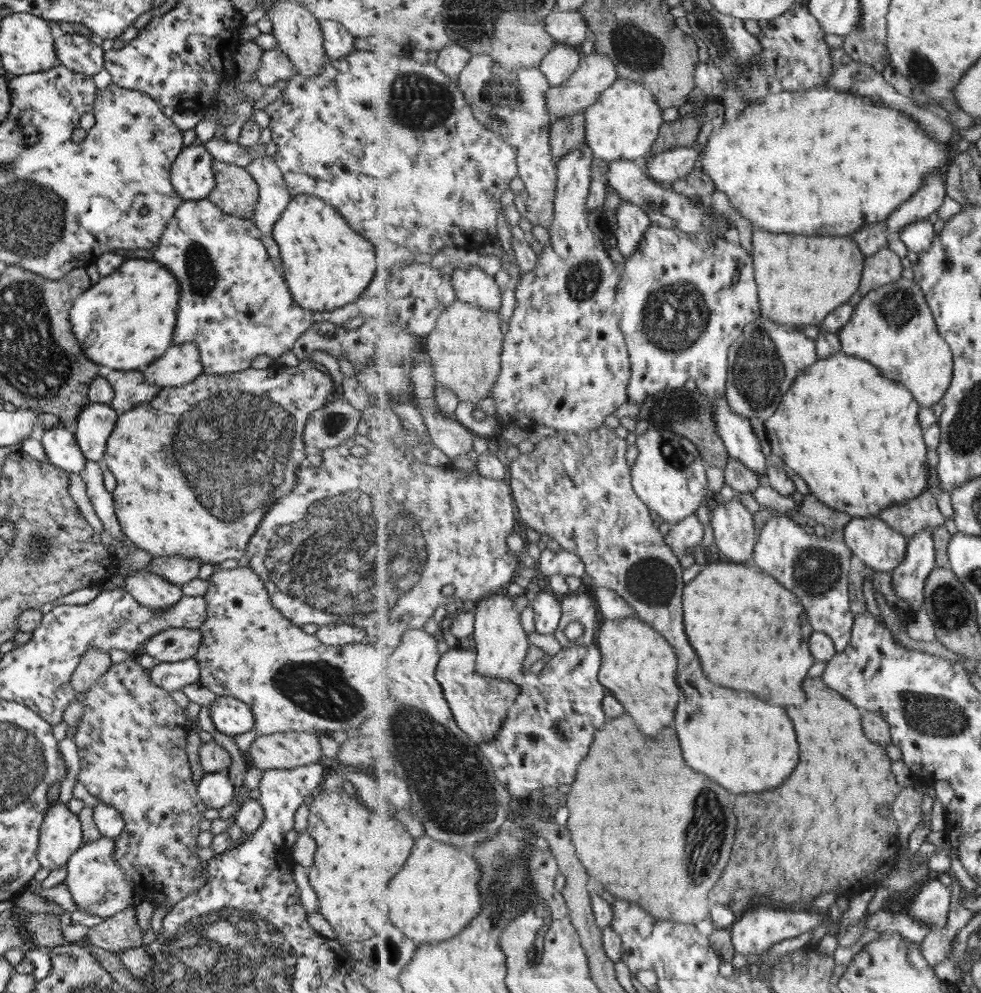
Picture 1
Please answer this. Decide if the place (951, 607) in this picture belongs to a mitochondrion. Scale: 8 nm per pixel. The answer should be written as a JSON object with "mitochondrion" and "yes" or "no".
{"mitochondrion":"yes"}

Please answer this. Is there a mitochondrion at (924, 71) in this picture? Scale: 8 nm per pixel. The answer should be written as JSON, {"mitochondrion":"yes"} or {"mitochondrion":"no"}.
{"mitochondrion":"yes"}

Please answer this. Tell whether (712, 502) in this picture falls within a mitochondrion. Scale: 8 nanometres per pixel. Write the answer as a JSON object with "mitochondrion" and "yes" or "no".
{"mitochondrion":"no"}

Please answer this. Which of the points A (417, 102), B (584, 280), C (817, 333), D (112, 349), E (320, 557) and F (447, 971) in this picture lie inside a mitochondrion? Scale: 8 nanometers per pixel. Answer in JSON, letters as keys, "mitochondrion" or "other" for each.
{"A":"mitochondrion","B":"mitochondrion","C":"other","D":"other","E":"mitochondrion","F":"other"}

